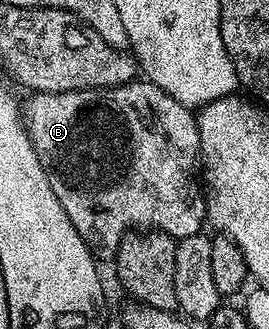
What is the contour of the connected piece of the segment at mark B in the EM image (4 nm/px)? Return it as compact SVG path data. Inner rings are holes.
M135 79L125 85L120 85L112 89L73 89L63 93L35 93L31 92L30 97L20 109L22 124L26 127L26 133L30 137L32 147L40 159L40 163L45 167L50 176L50 186L60 199L60 207L72 219L72 227L80 231L80 239L90 248L91 253L99 258L113 258L118 251L118 244L124 239L124 234L132 225L151 225L149 228L154 231L169 233L175 239L190 237L198 228L202 221L207 220L206 198L200 195L200 185L194 182L194 177L190 172L194 169L194 161L199 160L200 150L198 147L198 122L195 114L187 106L181 105L172 95L168 95L160 87L156 87L151 81L145 79Z

